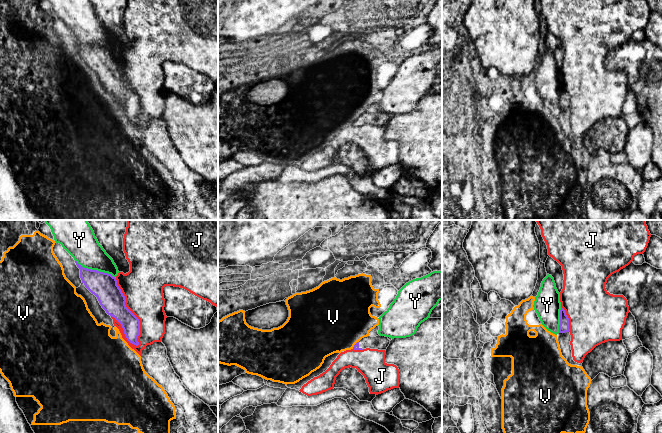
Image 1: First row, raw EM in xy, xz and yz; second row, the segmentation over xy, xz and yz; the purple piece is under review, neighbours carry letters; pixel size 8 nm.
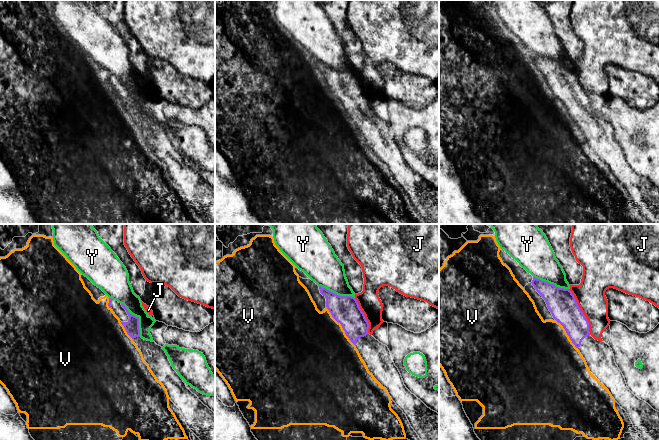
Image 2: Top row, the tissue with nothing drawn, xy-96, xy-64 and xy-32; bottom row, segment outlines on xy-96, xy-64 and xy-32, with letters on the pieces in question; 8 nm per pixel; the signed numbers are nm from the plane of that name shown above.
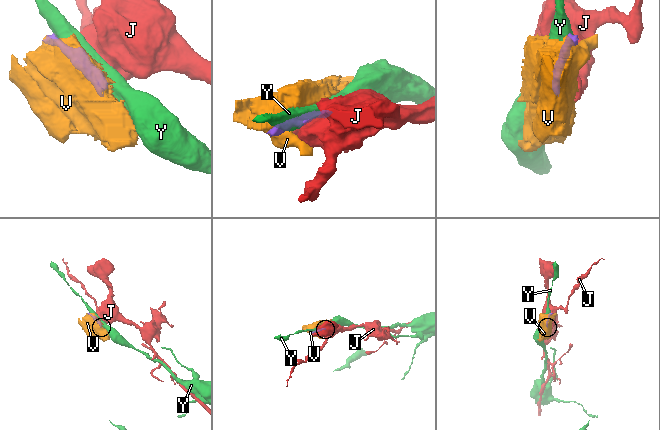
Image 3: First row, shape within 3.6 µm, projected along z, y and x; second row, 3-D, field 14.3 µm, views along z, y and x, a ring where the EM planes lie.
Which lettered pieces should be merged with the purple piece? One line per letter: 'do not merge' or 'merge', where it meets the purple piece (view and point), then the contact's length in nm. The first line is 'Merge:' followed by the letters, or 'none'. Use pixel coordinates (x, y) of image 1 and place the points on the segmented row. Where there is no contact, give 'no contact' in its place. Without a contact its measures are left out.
Merge: none
J: do not merge; contact xy (131, 312); length 600 nm
V: do not merge; contact xz (354, 345); length 80 nm
Y: do not merge; contact xy (95, 270); length 360 nm

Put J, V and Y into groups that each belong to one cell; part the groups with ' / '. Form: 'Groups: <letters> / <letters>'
Groups: J / V / Y

